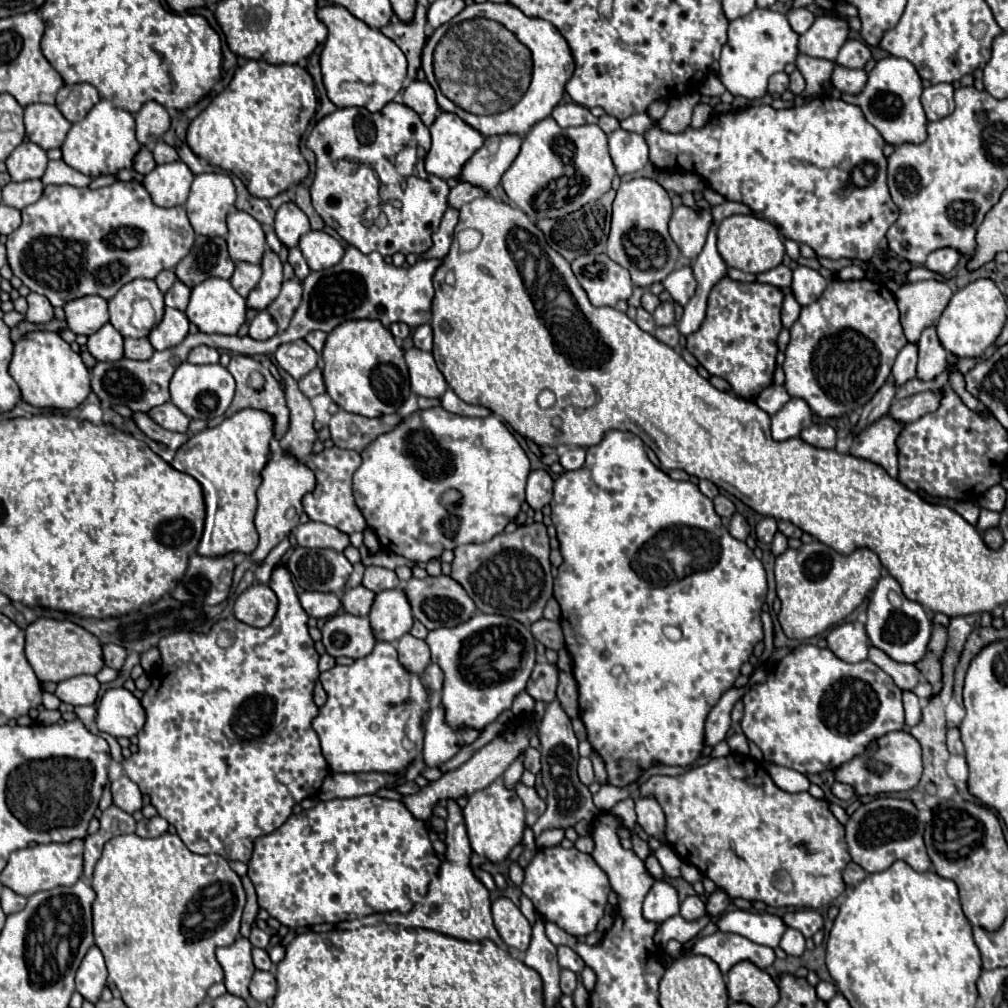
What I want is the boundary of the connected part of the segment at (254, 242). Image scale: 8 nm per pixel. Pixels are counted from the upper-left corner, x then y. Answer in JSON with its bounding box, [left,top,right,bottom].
[226,209,266,263]

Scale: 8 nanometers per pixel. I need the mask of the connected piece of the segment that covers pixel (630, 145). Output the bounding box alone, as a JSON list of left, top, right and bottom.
[608,129,650,175]

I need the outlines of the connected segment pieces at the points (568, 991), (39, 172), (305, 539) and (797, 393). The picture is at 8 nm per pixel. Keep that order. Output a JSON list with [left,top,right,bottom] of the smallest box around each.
[[560,969,578,995],[6,141,46,181],[294,521,350,551],[784,281,906,419]]

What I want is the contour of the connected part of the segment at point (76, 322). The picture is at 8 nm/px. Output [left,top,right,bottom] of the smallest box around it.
[64,295,108,335]

